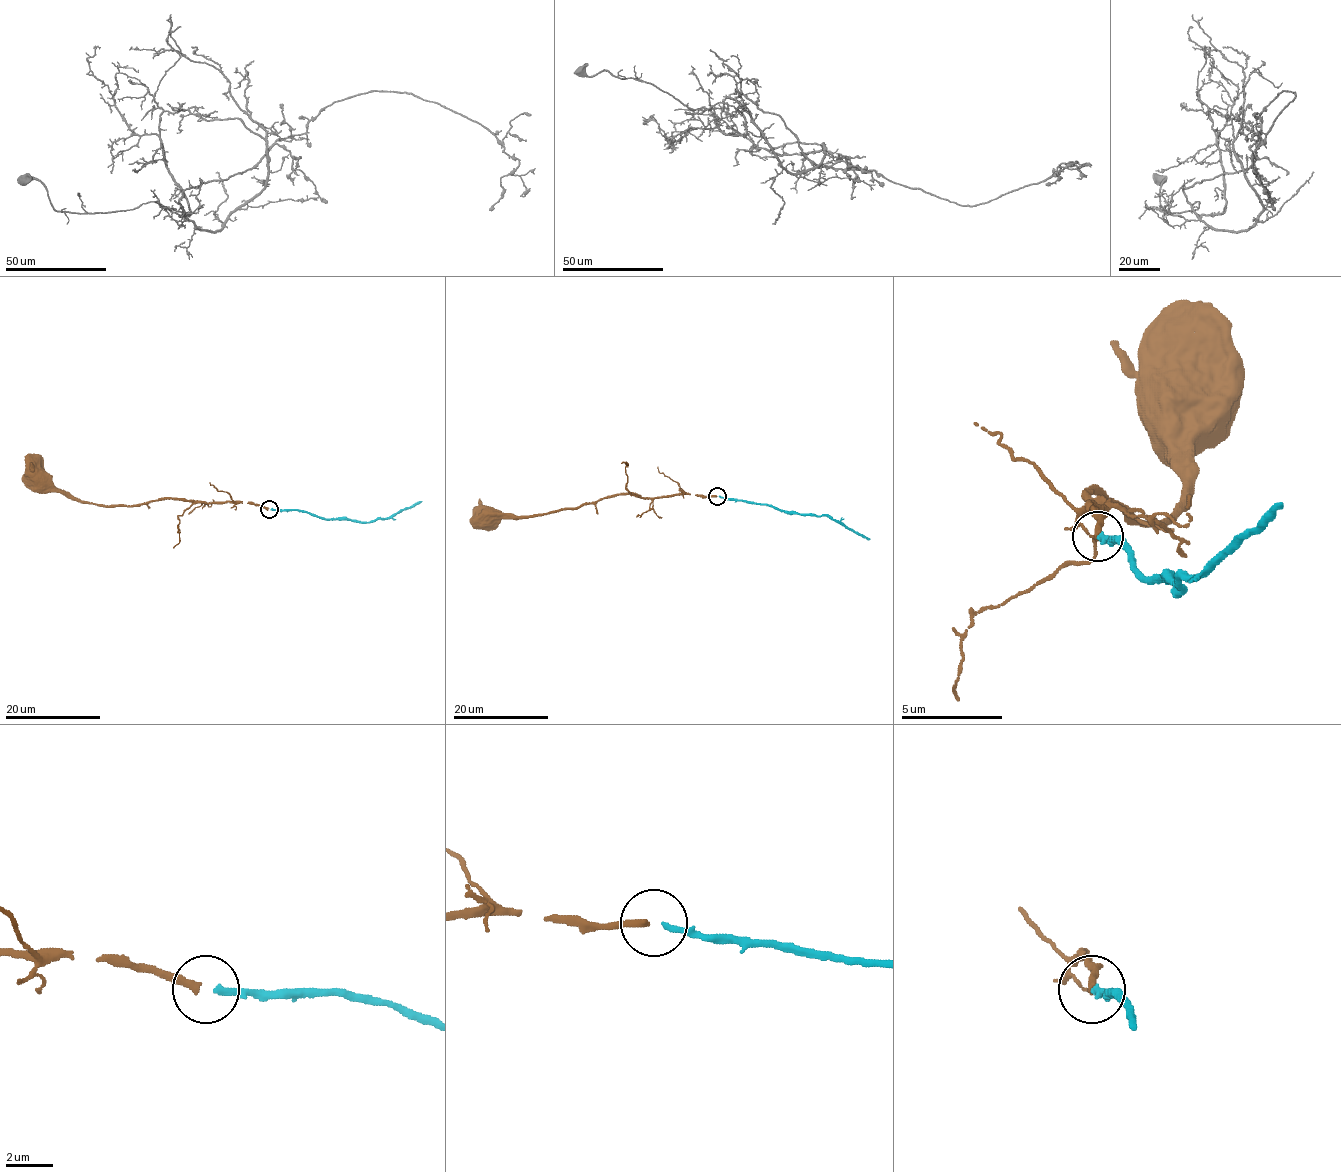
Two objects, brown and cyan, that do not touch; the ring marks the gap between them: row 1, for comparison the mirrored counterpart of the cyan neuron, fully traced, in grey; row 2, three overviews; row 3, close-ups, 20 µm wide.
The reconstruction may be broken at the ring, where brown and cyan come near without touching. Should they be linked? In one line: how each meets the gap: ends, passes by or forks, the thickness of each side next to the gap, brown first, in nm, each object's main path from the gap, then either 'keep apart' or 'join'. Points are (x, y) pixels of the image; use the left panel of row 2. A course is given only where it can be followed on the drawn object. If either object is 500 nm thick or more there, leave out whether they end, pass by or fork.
brown ends there; cyan ends there; 320 nm thick on the brown side, 260 nm on the other; brown runs (268, 509), (248, 503), (165, 499), (133, 505), (99, 505), (64, 495), (43, 473), (40, 479); cyan runs (270, 509), (299, 510), (323, 518), (374, 522), (392, 517), (422, 501); join

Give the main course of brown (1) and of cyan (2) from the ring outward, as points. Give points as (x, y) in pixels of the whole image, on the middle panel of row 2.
1: (716, 495), (640, 498), (635, 494), (613, 494), (577, 507), (525, 516), (488, 517)
2: (718, 495), (785, 511), (830, 516), (870, 540)

